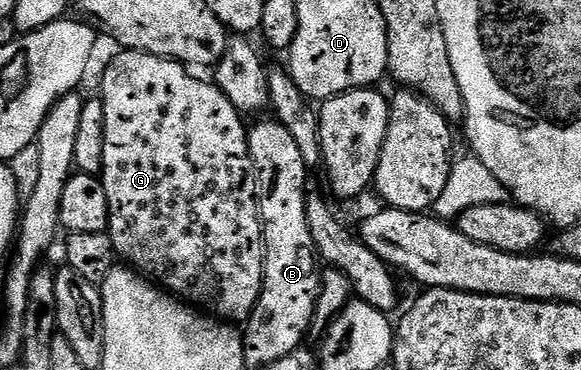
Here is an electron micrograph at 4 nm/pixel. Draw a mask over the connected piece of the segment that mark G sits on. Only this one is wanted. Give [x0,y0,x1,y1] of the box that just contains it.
[101,51,266,323]

